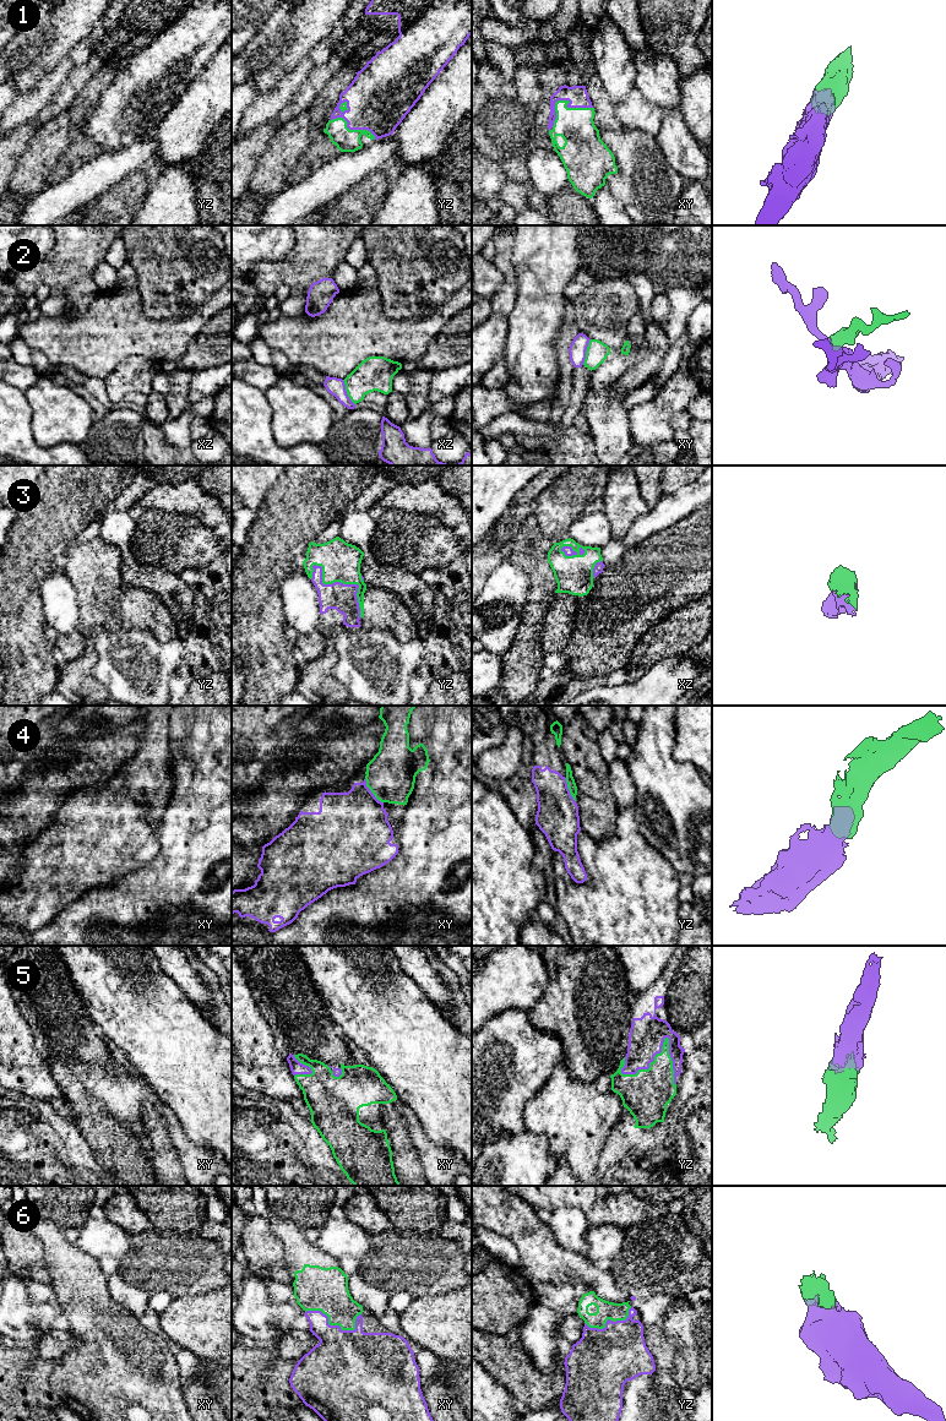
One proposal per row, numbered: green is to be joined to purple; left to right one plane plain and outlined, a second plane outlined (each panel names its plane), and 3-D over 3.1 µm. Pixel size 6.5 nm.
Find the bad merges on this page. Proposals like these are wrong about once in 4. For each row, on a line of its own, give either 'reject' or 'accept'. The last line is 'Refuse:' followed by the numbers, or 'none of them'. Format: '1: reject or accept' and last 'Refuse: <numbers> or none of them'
1: accept
2: reject
3: accept
4: accept
5: accept
6: accept
Refuse: 2

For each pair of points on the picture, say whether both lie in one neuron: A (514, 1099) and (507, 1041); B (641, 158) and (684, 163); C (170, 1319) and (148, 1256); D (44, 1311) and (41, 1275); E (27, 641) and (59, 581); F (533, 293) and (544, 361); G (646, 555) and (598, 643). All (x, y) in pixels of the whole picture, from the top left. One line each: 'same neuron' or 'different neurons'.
A: same neuron
B: different neurons
C: different neurons
D: different neurons
E: different neurons
F: same neuron
G: same neuron

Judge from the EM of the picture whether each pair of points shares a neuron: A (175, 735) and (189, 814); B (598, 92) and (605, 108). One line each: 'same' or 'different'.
A: different
B: same

